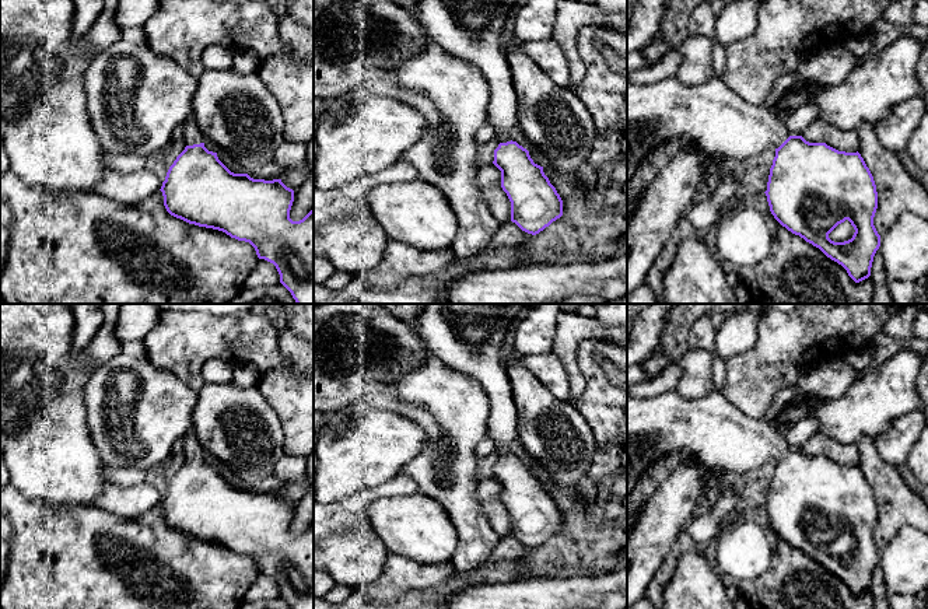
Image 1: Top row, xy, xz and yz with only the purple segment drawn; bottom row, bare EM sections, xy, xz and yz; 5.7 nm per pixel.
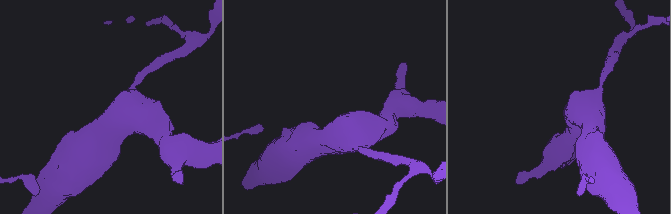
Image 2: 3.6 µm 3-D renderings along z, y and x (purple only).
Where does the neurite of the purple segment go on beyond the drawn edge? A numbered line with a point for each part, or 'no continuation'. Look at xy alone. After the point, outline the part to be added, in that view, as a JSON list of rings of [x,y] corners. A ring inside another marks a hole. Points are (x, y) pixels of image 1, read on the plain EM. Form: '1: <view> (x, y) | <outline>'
1: xy (192, 448) | [[[192,430],[182,437],[182,441],[183,441],[182,454],[185,459],[200,458],[204,455],[203,447],[197,441]]]

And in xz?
1: xz (468, 338) | [[[426,304],[414,326],[428,354],[448,367],[472,375],[488,398],[487,433],[498,456],[511,455],[508,445],[516,438],[516,407],[501,358],[505,333],[528,304]]]

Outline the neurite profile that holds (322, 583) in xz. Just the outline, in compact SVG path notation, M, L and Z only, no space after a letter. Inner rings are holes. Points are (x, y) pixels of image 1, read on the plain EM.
M314 570L314 598L323 598L335 585L323 570Z

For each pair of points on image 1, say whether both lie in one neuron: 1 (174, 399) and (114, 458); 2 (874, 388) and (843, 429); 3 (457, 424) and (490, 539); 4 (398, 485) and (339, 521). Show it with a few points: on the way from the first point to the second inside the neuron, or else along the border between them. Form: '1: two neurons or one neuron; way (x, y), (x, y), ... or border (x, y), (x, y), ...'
1: one neuron; way (158, 413), (129, 443)
2: one neuron; way (874, 398), (853, 419)
3: one neuron; way (459, 452), (459, 501), (465, 511)
4: one neuron; way (384, 490), (371, 493), (353, 510)

